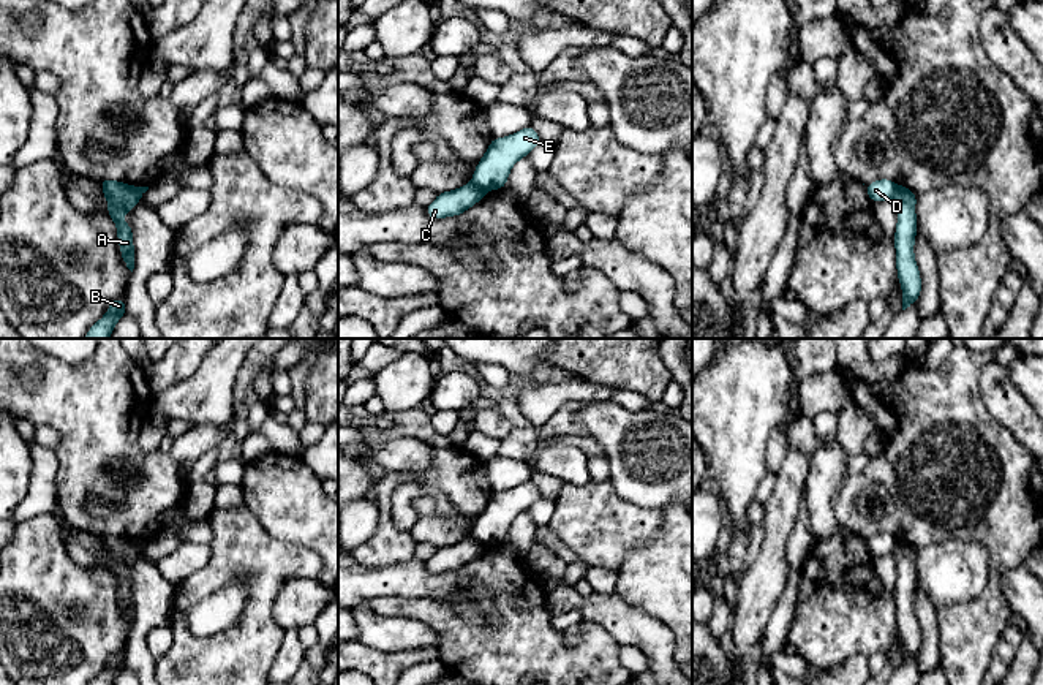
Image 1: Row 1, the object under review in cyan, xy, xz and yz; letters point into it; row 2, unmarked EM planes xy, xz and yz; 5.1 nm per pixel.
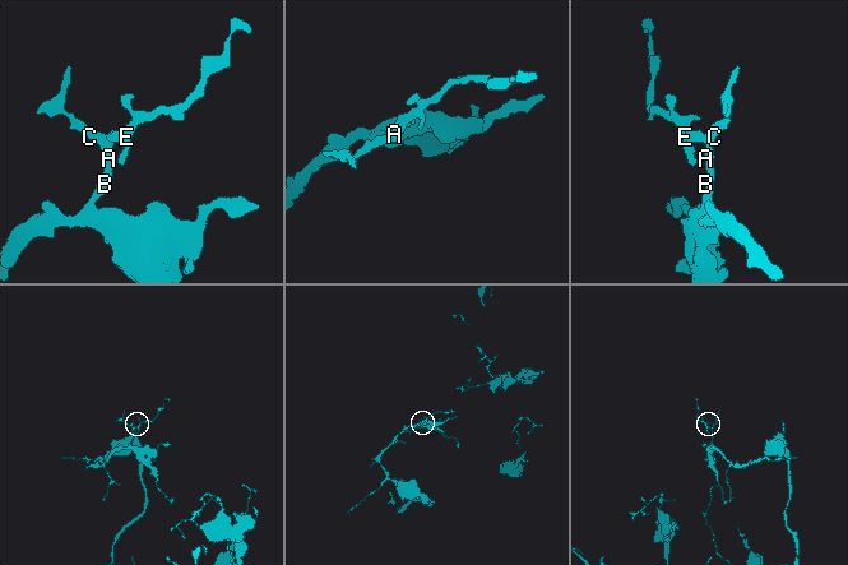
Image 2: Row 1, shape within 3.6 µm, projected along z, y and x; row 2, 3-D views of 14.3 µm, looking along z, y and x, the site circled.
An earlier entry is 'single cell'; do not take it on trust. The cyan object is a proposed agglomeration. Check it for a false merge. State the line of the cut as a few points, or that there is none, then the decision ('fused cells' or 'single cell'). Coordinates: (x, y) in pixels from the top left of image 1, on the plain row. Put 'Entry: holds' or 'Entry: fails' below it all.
xz (473, 537), (485, 544) | fused cells
Entry: fails

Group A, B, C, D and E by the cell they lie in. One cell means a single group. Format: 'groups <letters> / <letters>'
groups A B C / D E

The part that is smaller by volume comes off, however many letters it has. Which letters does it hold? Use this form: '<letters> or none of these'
D, E

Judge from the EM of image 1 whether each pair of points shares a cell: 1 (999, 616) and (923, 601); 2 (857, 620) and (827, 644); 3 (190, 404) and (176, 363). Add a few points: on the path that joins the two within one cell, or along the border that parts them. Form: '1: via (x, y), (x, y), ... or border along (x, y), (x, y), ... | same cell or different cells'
1: border along (936, 609), (939, 646) | different cells
2: via (849, 622), (835, 636) | same cell
3: border along (206, 355), (188, 377), (160, 389), (154, 396) | different cells

